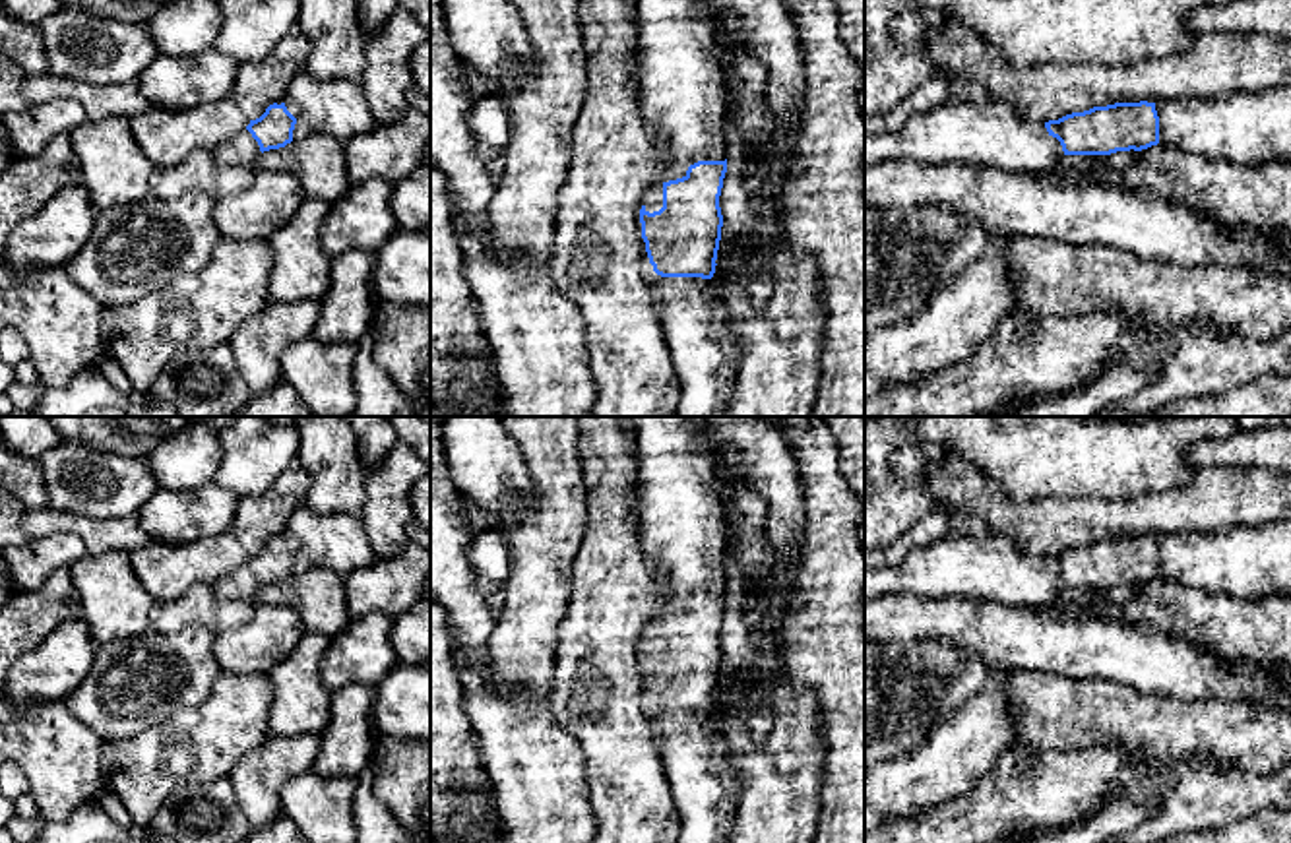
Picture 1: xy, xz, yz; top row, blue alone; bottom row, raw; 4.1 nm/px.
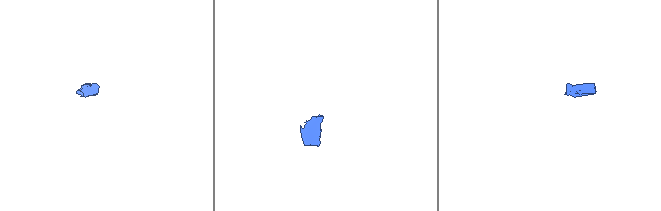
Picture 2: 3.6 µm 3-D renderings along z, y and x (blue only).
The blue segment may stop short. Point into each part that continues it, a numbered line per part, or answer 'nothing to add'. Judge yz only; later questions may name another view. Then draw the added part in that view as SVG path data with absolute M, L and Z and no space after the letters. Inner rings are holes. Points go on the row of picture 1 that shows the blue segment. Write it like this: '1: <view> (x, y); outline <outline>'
1: yz (1245, 126); outline M1291 87L1157 101L1159 145L1239 165L1291 159Z
2: yz (993, 134); outline M952 101L917 112L897 132L865 136L865 167L913 159L927 165L958 161L1008 171L1056 169L1062 145L1043 122L1031 122L1008 103Z

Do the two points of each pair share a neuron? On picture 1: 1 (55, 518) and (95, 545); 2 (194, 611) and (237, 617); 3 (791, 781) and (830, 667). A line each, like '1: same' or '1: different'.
1: same
2: same
3: different

